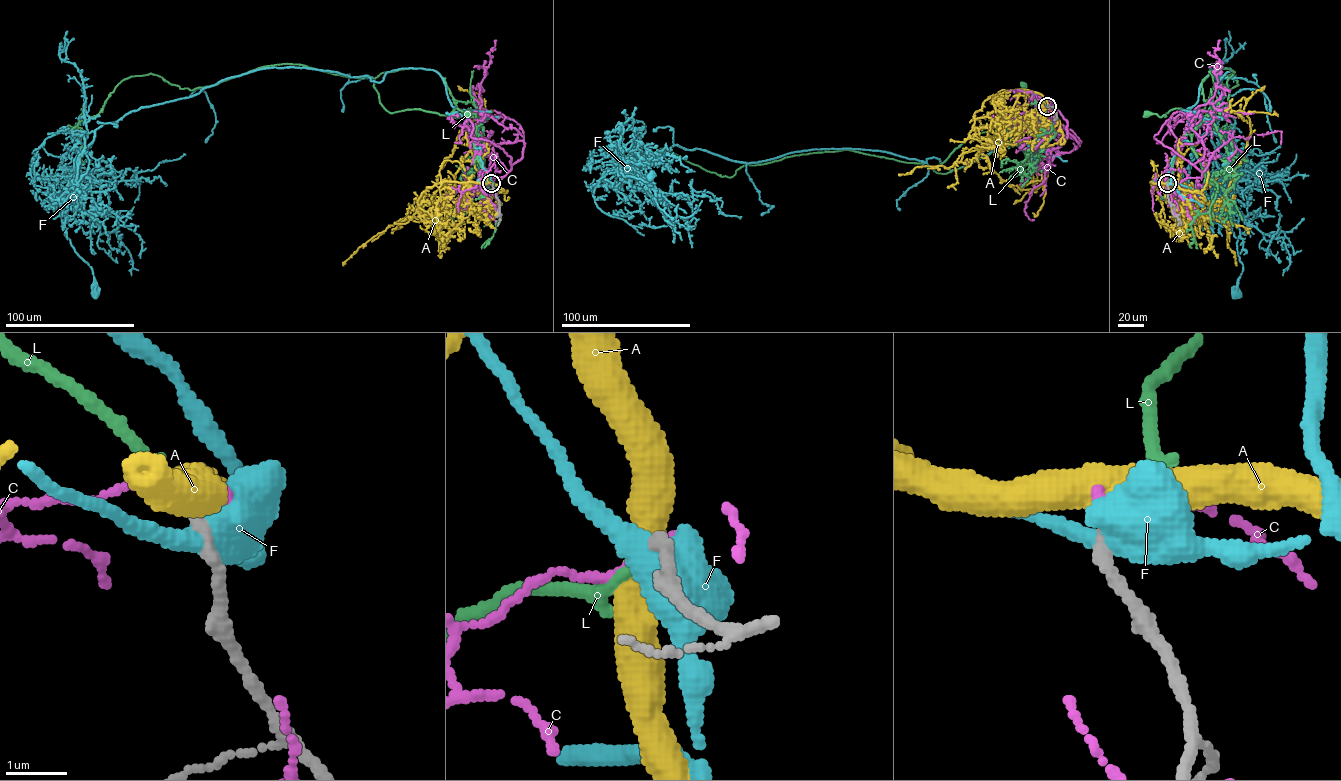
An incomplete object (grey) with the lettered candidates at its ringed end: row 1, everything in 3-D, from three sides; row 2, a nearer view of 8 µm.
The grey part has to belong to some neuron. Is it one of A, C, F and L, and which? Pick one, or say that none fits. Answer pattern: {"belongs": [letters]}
{"belongs": ["L"]}

